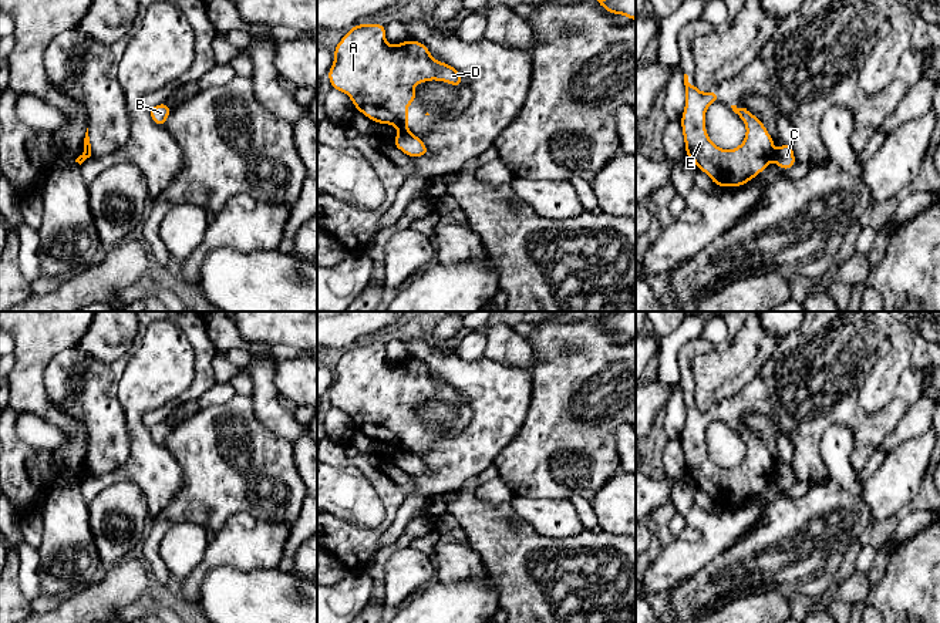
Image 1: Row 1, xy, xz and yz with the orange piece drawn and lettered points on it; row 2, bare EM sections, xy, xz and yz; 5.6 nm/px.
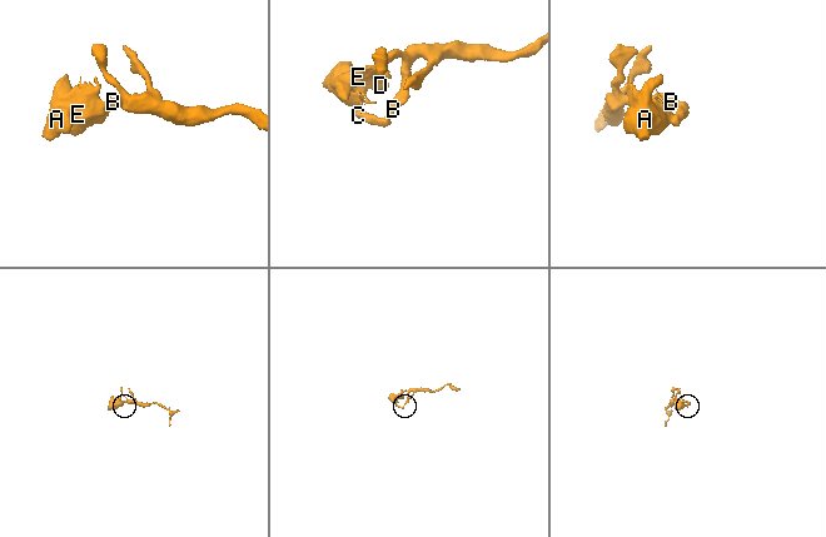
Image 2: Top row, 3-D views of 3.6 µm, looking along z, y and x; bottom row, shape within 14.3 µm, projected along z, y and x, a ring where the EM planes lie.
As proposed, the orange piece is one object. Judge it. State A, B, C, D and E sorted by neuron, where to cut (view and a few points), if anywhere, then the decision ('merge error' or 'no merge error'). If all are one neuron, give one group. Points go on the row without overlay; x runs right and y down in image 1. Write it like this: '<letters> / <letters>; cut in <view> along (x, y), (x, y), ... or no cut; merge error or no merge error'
A D E / B C; cut in xz along (400, 448), (408, 451); merge error

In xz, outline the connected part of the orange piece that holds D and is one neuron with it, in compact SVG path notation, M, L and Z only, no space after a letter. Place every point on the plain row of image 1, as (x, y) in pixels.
M357 343L336 364L327 394L333 408L343 410L356 430L375 442L408 448L408 422L417 421L414 405L431 398L462 404L461 393L437 380L428 366L407 358L388 364L385 344Z

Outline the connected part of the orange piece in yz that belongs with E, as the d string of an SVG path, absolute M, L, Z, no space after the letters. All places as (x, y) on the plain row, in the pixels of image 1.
M684 393L685 425L681 434L681 448L685 474L705 491L717 505L738 506L759 494L774 475L774 458L762 440L747 427L731 424L744 440L747 452L744 461L730 469L718 467L705 448L705 430L711 421L721 420L720 412L701 411L688 401Z

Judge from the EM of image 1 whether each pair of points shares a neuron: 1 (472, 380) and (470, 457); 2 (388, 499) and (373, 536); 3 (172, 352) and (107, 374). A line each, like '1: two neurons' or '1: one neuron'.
1: one neuron
2: one neuron
3: two neurons

